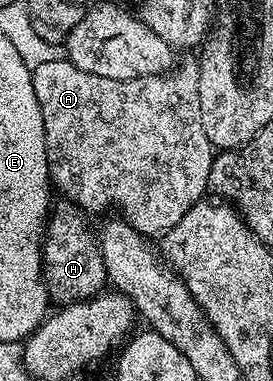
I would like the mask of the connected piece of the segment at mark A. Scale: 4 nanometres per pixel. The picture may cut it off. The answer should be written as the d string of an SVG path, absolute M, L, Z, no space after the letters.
M67 59L55 63L42 63L33 69L33 86L35 99L39 99L39 107L43 111L43 127L45 128L45 146L47 147L47 167L49 168L50 182L55 186L62 198L74 201L80 205L86 214L101 213L104 209L118 209L120 220L126 221L135 231L139 231L146 238L157 239L166 233L197 201L206 196L209 189L209 176L215 150L207 139L207 131L203 131L203 115L199 111L199 75L197 61L185 61L169 70L167 75L156 77L147 75L139 79L103 79L99 75L91 75L87 71L79 71Z

